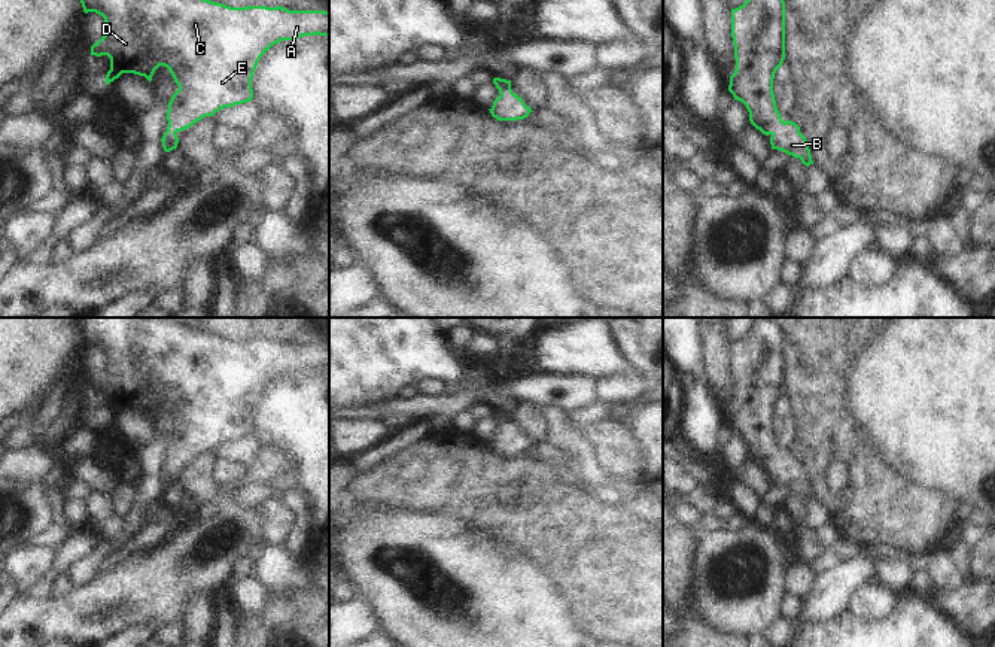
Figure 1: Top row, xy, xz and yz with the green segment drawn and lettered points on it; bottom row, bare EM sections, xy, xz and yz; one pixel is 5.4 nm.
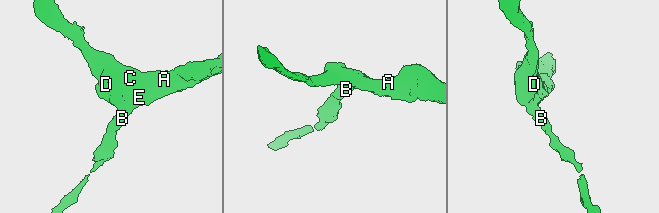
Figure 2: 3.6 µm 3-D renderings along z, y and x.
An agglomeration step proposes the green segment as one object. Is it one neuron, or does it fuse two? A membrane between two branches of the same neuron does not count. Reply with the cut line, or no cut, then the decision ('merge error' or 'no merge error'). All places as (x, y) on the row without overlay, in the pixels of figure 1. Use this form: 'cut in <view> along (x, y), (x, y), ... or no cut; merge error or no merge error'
no cut; no merge error

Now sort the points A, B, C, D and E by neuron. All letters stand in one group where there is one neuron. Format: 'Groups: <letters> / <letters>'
Groups: A B C D E

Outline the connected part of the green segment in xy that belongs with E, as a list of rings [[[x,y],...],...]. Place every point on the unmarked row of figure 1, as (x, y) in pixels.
[[[74,318],[74,324],[79,329],[82,337],[83,346],[95,346],[104,352],[106,365],[104,370],[91,380],[91,389],[101,391],[107,389],[110,392],[110,404],[106,408],[106,419],[118,413],[122,407],[134,407],[139,410],[144,410],[149,416],[155,404],[159,400],[164,400],[170,404],[174,416],[179,419],[179,423],[173,428],[168,444],[167,444],[167,455],[168,461],[164,467],[161,476],[165,486],[170,486],[177,482],[179,473],[177,465],[183,465],[192,461],[195,456],[201,455],[204,450],[213,450],[223,441],[232,441],[235,438],[243,438],[252,435],[253,423],[252,423],[252,411],[255,403],[261,394],[261,391],[276,377],[282,374],[295,374],[302,370],[329,370],[329,346],[325,344],[289,344],[286,341],[267,341],[267,340],[246,340],[246,341],[231,341],[222,337],[214,337],[207,332],[201,332],[197,329],[189,329],[183,325],[174,324],[167,321],[165,318]]]

